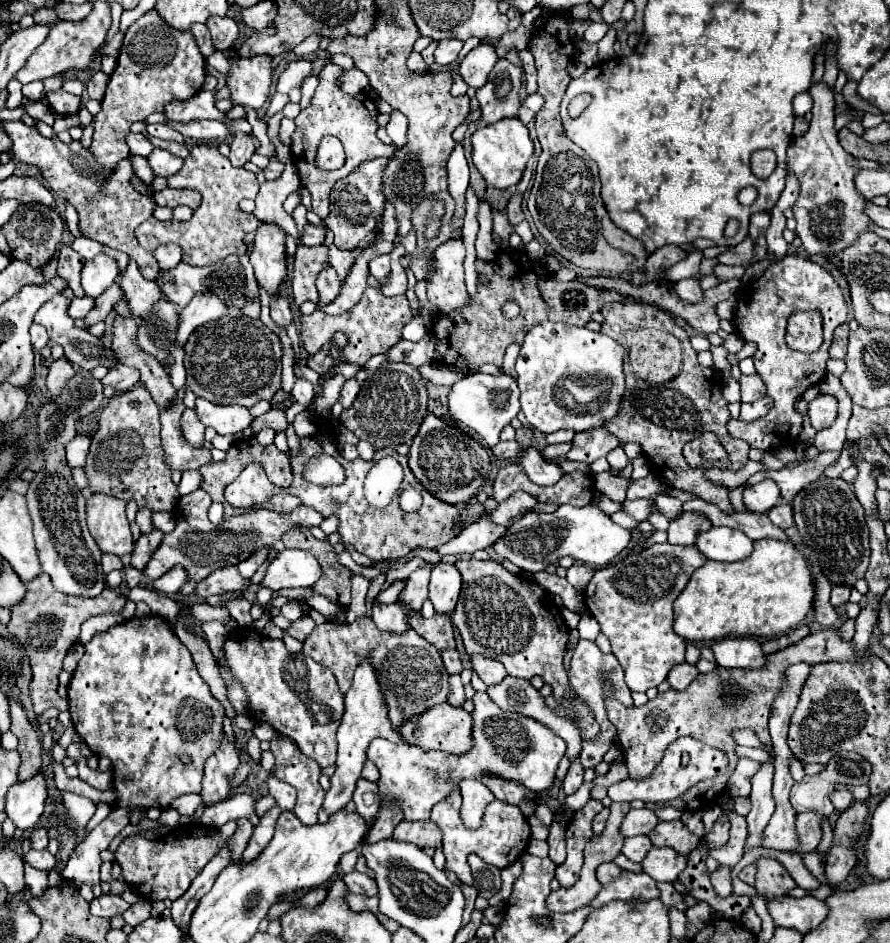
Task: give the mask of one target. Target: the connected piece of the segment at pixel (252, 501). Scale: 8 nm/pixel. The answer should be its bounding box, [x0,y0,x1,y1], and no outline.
[225,464,279,508]

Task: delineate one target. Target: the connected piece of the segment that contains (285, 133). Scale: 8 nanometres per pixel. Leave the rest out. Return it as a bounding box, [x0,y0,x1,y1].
[279,118,295,146]

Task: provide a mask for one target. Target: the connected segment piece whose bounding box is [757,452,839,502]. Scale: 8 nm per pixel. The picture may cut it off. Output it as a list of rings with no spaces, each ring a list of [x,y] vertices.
[[[821,452],[811,460],[803,460],[793,468],[781,468],[781,470],[767,470],[763,474],[757,474],[759,482],[765,478],[771,478],[781,488],[781,498],[785,502],[791,502],[793,496],[805,488],[807,484],[815,482],[829,466],[833,466],[839,460],[839,452]]]

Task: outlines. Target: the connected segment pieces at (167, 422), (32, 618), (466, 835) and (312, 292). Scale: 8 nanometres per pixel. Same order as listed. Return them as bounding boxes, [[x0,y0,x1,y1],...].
[[161,390,213,470],[7,574,125,714],[431,792,531,884],[291,244,327,306]]

